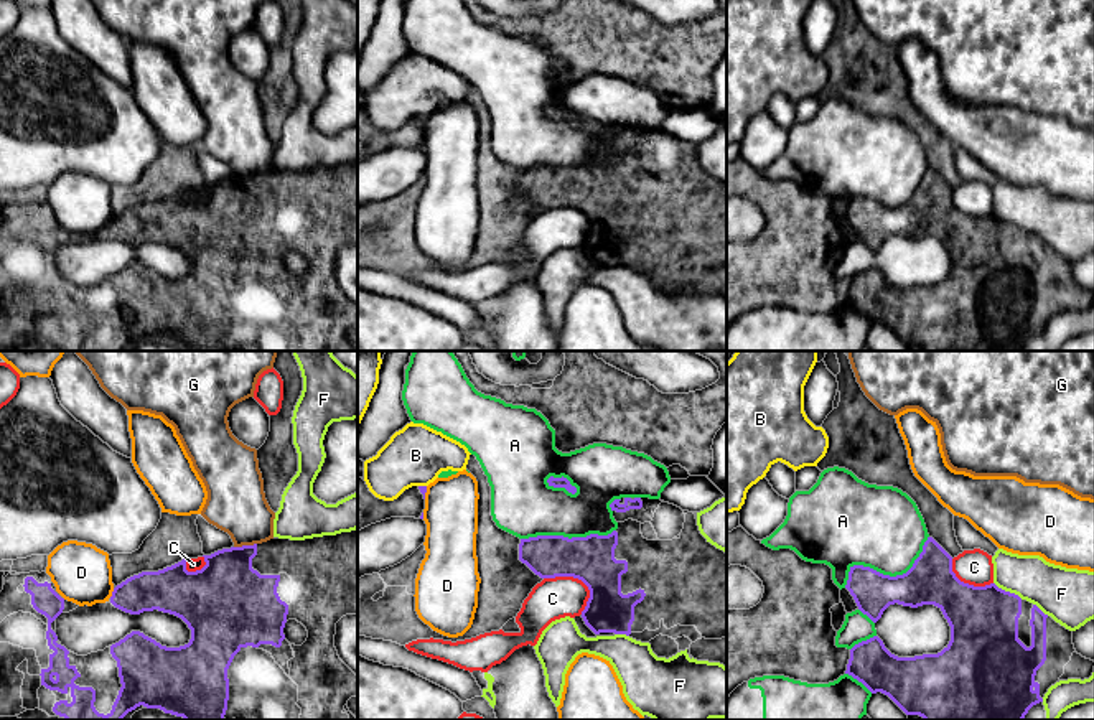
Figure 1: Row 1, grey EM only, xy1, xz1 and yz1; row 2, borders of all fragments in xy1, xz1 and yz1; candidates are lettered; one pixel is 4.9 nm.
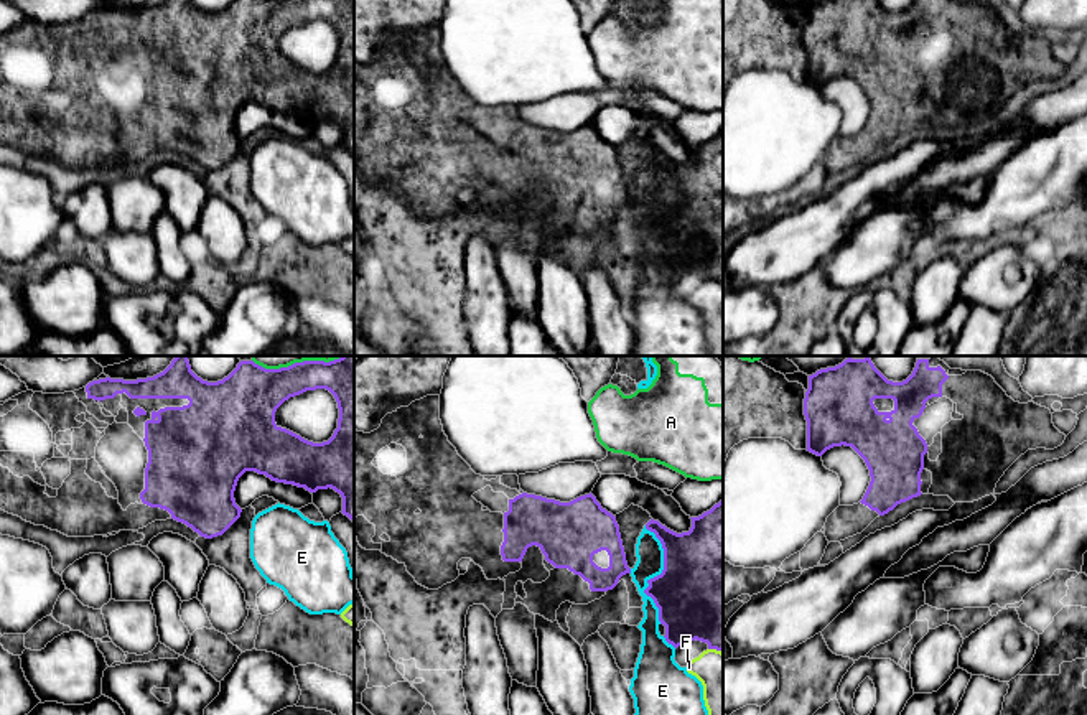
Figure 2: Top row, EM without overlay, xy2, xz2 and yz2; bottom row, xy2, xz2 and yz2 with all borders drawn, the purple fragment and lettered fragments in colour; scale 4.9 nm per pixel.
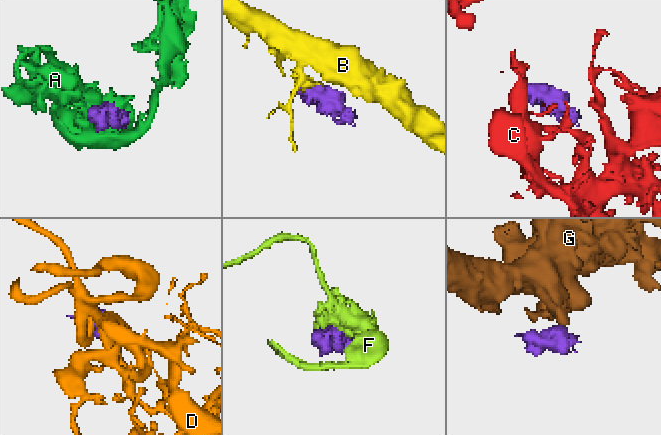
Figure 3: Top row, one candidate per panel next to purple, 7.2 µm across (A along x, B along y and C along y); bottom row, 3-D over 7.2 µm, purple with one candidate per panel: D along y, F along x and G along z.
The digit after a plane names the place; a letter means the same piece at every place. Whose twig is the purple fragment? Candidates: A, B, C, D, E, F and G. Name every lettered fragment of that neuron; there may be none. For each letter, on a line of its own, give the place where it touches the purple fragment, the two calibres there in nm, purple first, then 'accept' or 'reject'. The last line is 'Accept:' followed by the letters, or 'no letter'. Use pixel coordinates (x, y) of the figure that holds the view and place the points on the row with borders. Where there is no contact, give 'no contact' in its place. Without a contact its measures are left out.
A: yz1 (887, 575) | 220/400 nm | reject
B: xz1 (422, 486) | 30/300 nm | reject
C: xz1 (579, 579) | 220/200 nm | reject
D: xy1 (112, 593) | 200/280 nm | reject
E: xz2 (657, 575) | 480/140 nm | reject
F: yz1 (1009, 592) | 340/240 nm | reject
G: xy1 (244, 546) | 360/300 nm | reject
Accept: no letter

